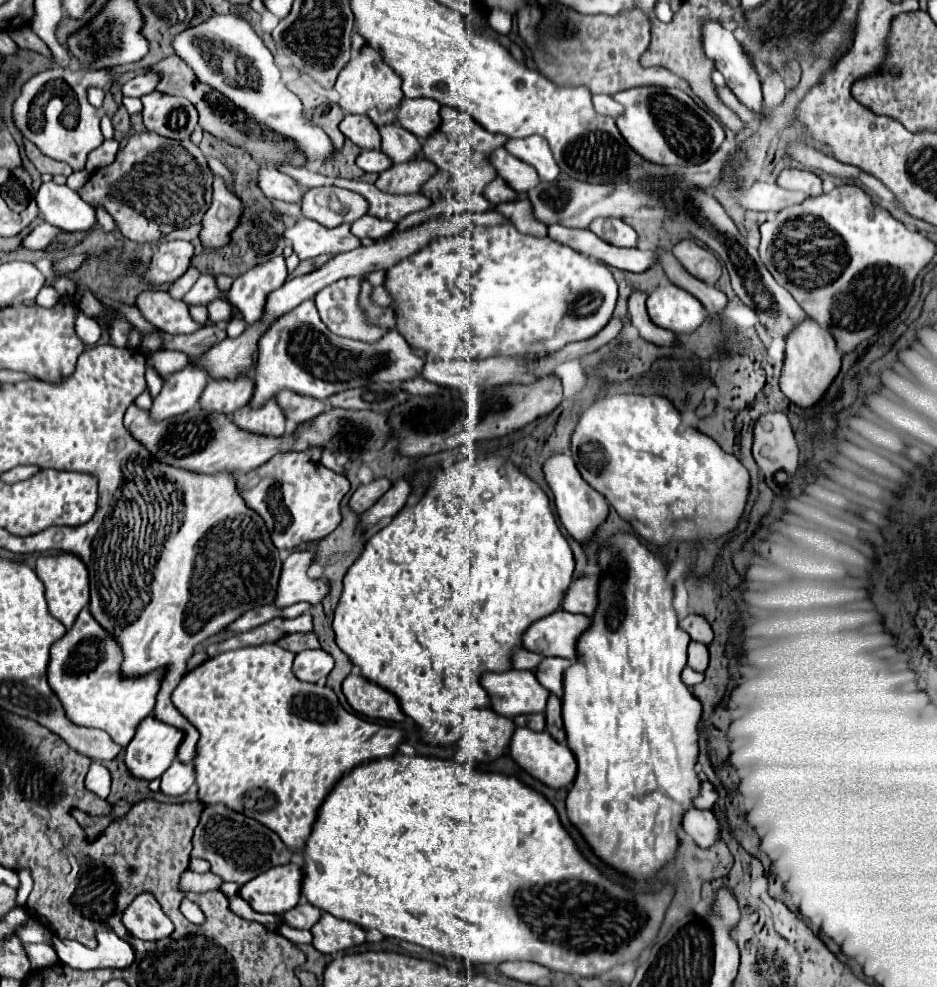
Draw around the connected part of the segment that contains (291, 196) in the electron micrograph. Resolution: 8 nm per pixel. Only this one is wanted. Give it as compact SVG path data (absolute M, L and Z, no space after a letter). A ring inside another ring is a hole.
M264 167L260 171L260 181L258 181L262 193L270 199L280 199L280 201L286 201L286 203L300 203L304 191L298 187L298 183L276 171L274 167Z

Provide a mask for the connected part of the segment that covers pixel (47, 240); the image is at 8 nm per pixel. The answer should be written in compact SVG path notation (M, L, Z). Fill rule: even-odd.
M40 223L28 237L22 239L22 247L26 247L26 249L46 249L58 235L60 235L58 227L52 227L50 223Z

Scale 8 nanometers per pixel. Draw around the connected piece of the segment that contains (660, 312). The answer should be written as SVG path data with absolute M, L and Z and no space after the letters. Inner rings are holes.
M672 283L652 291L646 307L652 323L674 333L690 333L706 319L702 303Z

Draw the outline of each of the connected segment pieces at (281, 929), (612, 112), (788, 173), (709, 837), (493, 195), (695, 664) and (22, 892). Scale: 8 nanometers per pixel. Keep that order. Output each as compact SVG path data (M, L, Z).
M280 923L276 927L276 933L286 937L288 941L296 943L296 945L306 945L306 943L312 943L312 933L310 931L300 931L300 929L294 929L294 927L288 927L286 923Z
M604 93L602 95L594 95L592 101L594 101L594 109L600 115L608 115L612 119L616 119L624 111L624 107L620 107L620 103L616 103L610 95L604 95Z
M782 169L776 183L790 191L802 191L808 197L816 197L822 193L820 177L816 173L804 171L804 169Z
M690 809L682 819L682 827L702 849L710 849L720 839L720 823L712 811Z
M496 177L492 183L488 183L488 187L484 187L484 197L492 205L500 205L500 203L506 203L506 201L524 199L520 193L516 193L514 189L510 189L508 183L502 177Z
M692 641L688 645L688 667L694 669L694 671L700 671L700 673L706 671L706 667L708 667L708 649L706 649L706 645L696 643L696 641Z
M18 871L18 879L20 879L20 885L16 889L16 905L26 905L26 897L32 889L32 877L28 877L30 871Z

